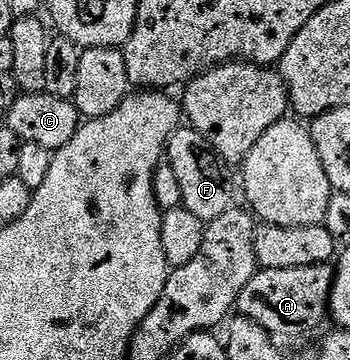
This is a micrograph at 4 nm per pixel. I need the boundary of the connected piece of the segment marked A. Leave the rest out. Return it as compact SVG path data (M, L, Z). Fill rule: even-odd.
M330 264L296 266L292 270L262 268L255 271L248 286L240 290L237 311L245 319L264 326L264 330L275 338L306 336L316 331L322 323L327 323L334 271Z

